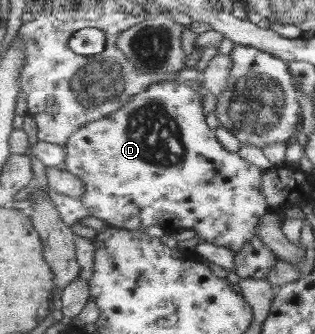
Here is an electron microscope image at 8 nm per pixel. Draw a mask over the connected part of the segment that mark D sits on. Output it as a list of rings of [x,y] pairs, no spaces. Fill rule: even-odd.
[[[171,80],[152,84],[146,91],[135,95],[130,103],[121,107],[118,111],[111,113],[109,116],[104,116],[104,119],[91,121],[88,125],[79,129],[70,138],[65,147],[67,149],[66,169],[70,173],[77,175],[85,183],[86,191],[81,200],[89,208],[90,215],[103,220],[113,228],[142,230],[143,228],[157,225],[164,229],[166,233],[181,229],[192,229],[197,235],[202,236],[206,242],[220,247],[227,247],[237,253],[243,248],[245,241],[250,241],[250,238],[258,235],[260,221],[271,210],[269,201],[261,189],[265,169],[260,169],[258,165],[242,159],[238,153],[231,152],[222,145],[222,142],[218,139],[217,130],[210,129],[208,123],[206,123],[201,93],[194,90],[186,82]]]

